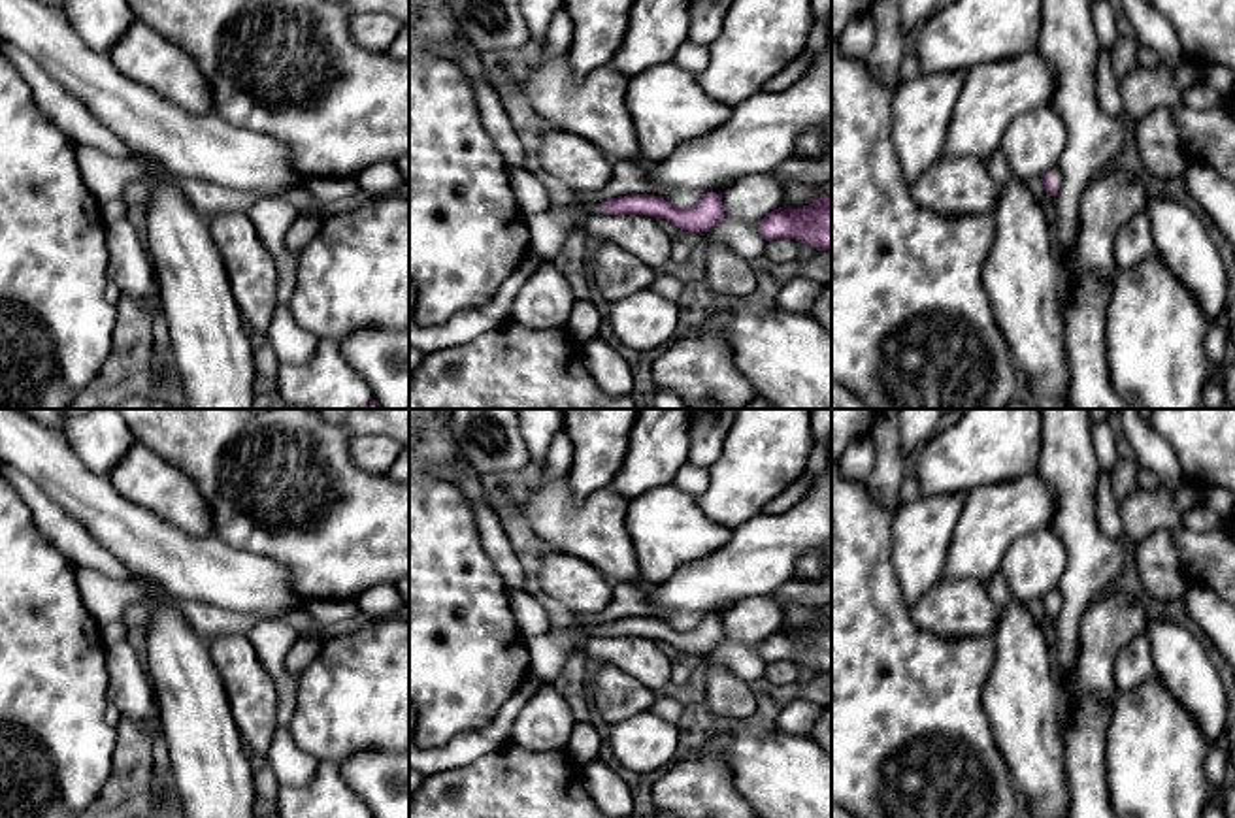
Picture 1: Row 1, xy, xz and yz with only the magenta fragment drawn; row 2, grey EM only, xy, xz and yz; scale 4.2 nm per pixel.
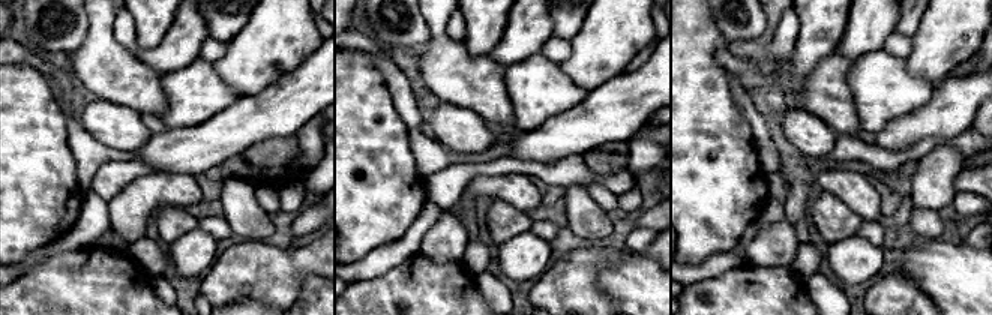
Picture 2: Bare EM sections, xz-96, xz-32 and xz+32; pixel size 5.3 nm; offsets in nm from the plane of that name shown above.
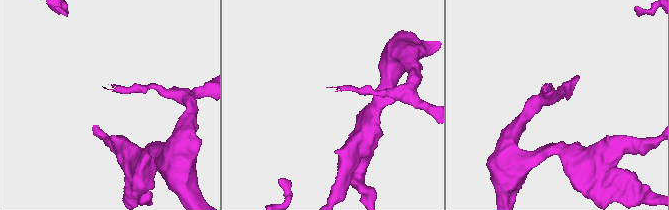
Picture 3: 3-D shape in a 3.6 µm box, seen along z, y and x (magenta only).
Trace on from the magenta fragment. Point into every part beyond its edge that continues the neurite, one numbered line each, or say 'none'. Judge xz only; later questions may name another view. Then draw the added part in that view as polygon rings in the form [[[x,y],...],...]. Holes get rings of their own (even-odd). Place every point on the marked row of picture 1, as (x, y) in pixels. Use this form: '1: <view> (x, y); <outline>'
1: xz (547, 230); [[[577,202],[526,217],[522,228],[530,236],[530,253],[551,262],[560,253],[568,232],[594,213],[603,213],[603,207]]]

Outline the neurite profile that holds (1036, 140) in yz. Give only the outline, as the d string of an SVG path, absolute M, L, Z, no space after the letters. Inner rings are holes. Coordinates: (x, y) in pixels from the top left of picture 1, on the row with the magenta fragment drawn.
M1045 104L1013 121L999 151L1011 168L1011 175L1029 181L1058 166L1065 145L1067 126L1058 111Z

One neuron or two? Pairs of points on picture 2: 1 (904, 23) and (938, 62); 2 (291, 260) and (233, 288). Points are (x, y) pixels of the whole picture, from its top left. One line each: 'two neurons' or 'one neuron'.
1: two neurons
2: one neuron

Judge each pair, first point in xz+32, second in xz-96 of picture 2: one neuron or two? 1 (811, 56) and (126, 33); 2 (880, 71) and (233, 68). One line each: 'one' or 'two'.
1: two
2: two

